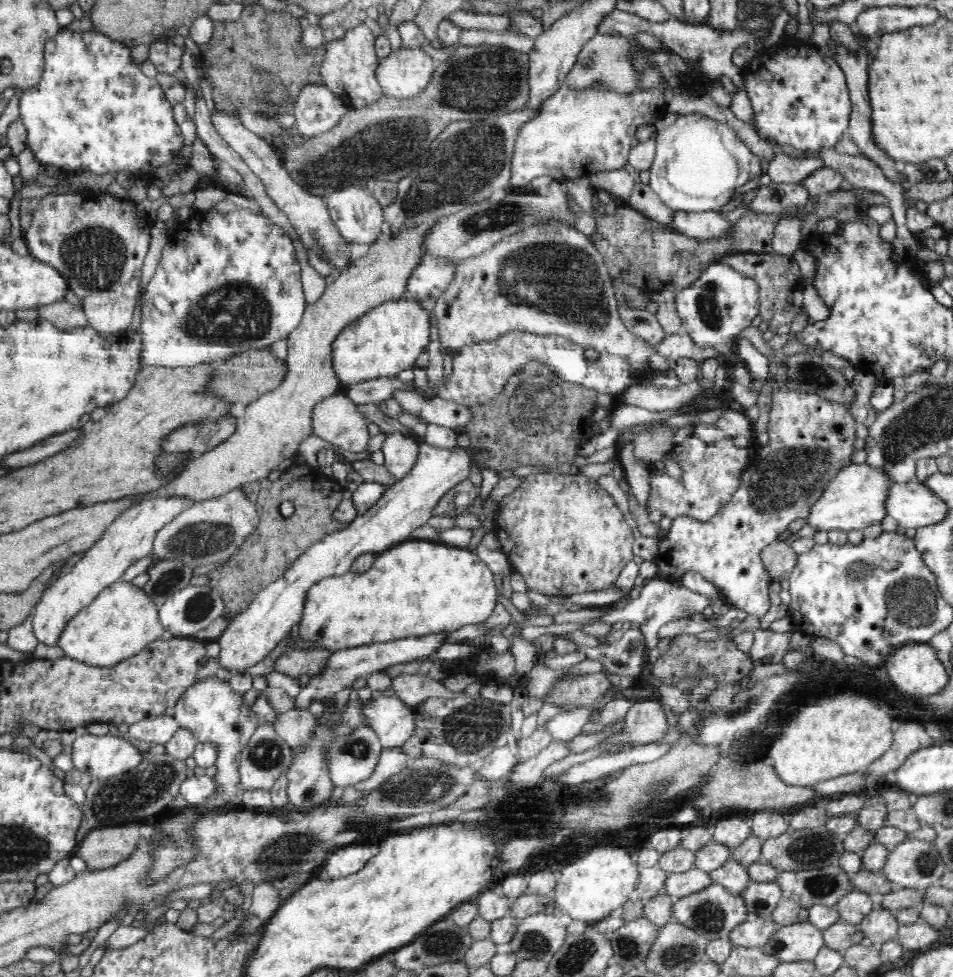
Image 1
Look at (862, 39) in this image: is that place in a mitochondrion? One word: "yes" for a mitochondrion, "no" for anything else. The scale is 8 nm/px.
no

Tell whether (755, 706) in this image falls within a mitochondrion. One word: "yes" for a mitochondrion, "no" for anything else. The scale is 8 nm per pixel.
yes

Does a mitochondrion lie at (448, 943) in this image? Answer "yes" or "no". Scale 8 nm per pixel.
yes

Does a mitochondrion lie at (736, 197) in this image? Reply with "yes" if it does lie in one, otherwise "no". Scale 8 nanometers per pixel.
no

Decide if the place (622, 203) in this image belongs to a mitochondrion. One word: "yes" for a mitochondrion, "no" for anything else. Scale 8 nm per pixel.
no

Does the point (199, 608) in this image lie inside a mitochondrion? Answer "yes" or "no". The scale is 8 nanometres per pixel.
yes

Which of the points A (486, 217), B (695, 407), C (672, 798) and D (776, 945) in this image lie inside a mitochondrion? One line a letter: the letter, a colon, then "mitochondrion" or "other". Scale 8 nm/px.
A: mitochondrion
B: other
C: mitochondrion
D: mitochondrion

